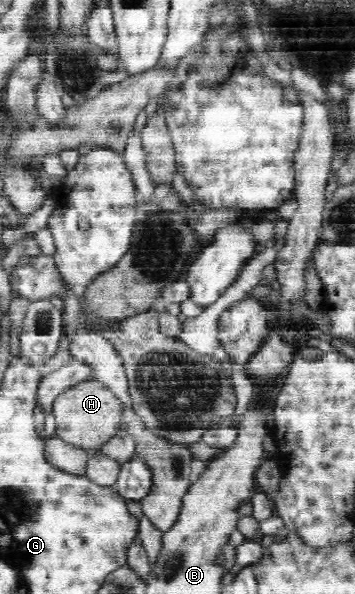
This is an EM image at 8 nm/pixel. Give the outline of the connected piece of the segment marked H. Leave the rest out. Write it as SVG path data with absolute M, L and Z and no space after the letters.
M87 380L72 385L60 395L53 407L56 418L56 436L79 448L98 451L108 439L114 437L123 422L123 404L116 395L97 380Z

